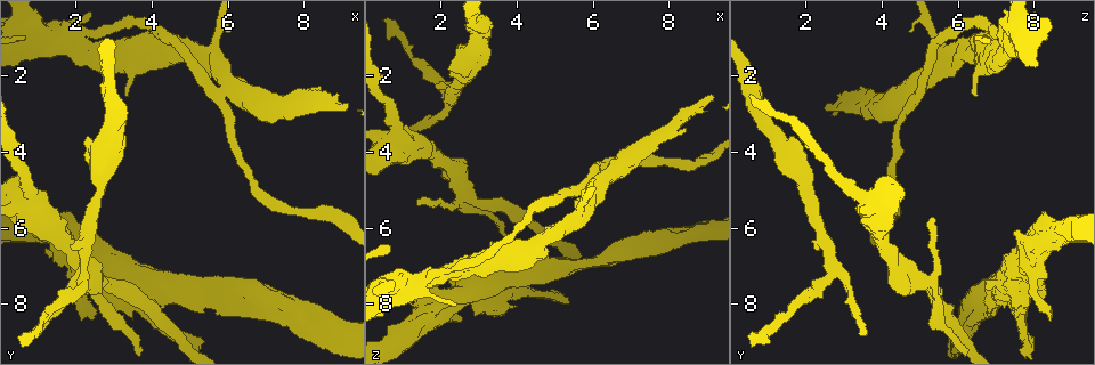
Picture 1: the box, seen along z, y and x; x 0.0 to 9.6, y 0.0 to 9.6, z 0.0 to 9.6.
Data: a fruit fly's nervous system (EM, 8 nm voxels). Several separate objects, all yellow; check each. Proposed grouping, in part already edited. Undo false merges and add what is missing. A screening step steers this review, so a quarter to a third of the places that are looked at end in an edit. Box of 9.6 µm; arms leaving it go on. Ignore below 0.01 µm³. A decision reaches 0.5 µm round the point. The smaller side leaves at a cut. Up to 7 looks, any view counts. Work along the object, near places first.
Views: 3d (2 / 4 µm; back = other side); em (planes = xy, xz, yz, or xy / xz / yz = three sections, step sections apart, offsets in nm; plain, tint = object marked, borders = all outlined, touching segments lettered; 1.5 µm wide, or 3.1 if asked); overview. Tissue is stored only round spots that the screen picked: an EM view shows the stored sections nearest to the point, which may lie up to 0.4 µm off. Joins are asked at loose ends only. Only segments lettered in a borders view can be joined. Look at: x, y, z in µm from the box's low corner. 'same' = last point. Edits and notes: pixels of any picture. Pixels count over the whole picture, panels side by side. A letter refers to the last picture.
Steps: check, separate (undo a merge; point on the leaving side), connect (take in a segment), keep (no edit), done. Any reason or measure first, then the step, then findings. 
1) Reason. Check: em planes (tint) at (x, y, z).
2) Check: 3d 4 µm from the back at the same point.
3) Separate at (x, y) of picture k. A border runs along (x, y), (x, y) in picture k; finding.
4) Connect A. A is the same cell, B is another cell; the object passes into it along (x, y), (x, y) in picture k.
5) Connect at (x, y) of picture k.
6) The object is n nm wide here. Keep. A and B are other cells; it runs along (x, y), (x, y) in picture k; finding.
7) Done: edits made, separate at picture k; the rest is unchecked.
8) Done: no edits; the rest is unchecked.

Check: em yz step 4 (tint) at (2.60, 7.40, 5.10).

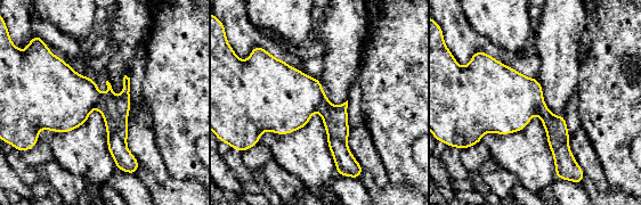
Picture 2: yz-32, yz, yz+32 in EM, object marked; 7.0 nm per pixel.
Cut it another way. Check: em planes (borders) at the same point.

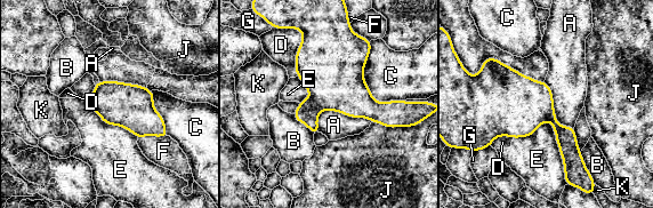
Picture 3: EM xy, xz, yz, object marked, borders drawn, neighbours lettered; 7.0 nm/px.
The longest contact is with C, 500 nm. Separate at (307, 112) of picture 3. A, B, C, D, E, F, G, J and K are other cells; a second neuron is stuck on.

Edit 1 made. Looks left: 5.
Free end. Check: em yz step 8 (tint) at (3.30, 2.50, 6.45).

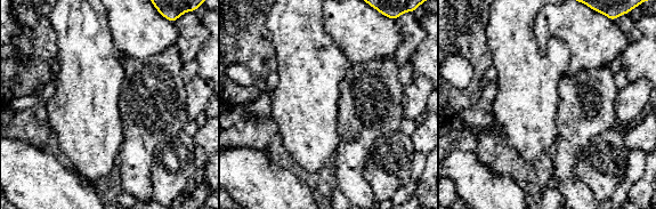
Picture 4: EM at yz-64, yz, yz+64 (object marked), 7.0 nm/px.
Check: em planes (borders) at the same point.

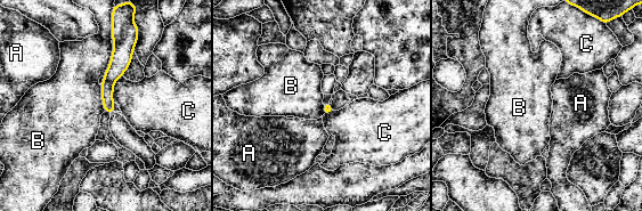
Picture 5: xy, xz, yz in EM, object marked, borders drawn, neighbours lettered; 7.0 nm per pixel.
Keep. A, B and C are other cells; it runs along (120, 41), (108, 110) in picture 5; none of them fits.

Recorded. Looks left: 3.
Done: edits made, separate at picture 3; the rest is unchecked.

